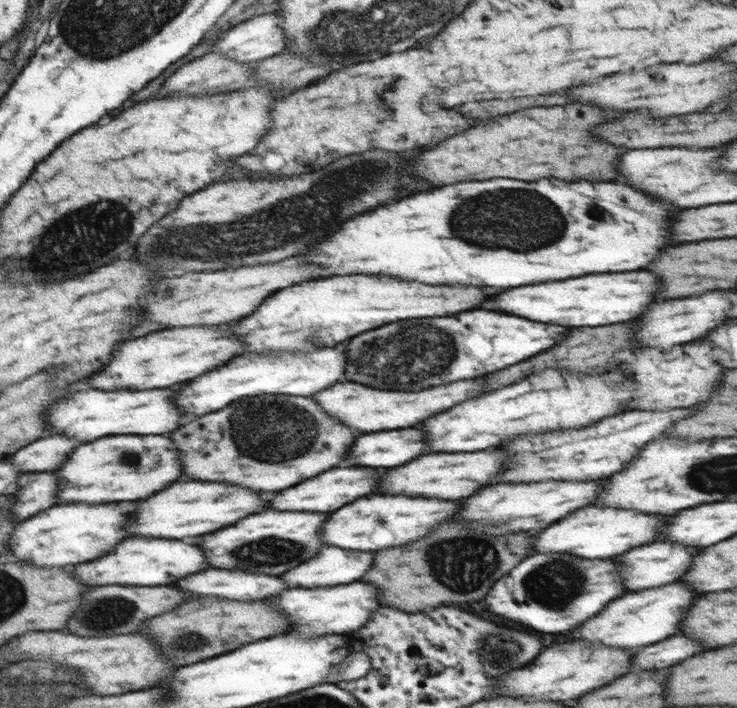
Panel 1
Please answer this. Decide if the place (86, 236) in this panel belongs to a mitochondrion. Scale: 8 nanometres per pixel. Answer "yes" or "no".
yes

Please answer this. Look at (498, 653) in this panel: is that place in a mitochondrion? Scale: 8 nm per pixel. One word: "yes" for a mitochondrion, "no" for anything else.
yes

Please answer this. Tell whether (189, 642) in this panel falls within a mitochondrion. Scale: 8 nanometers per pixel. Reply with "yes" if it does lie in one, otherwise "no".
yes

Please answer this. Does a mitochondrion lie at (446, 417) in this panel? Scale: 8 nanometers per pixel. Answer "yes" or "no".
no

